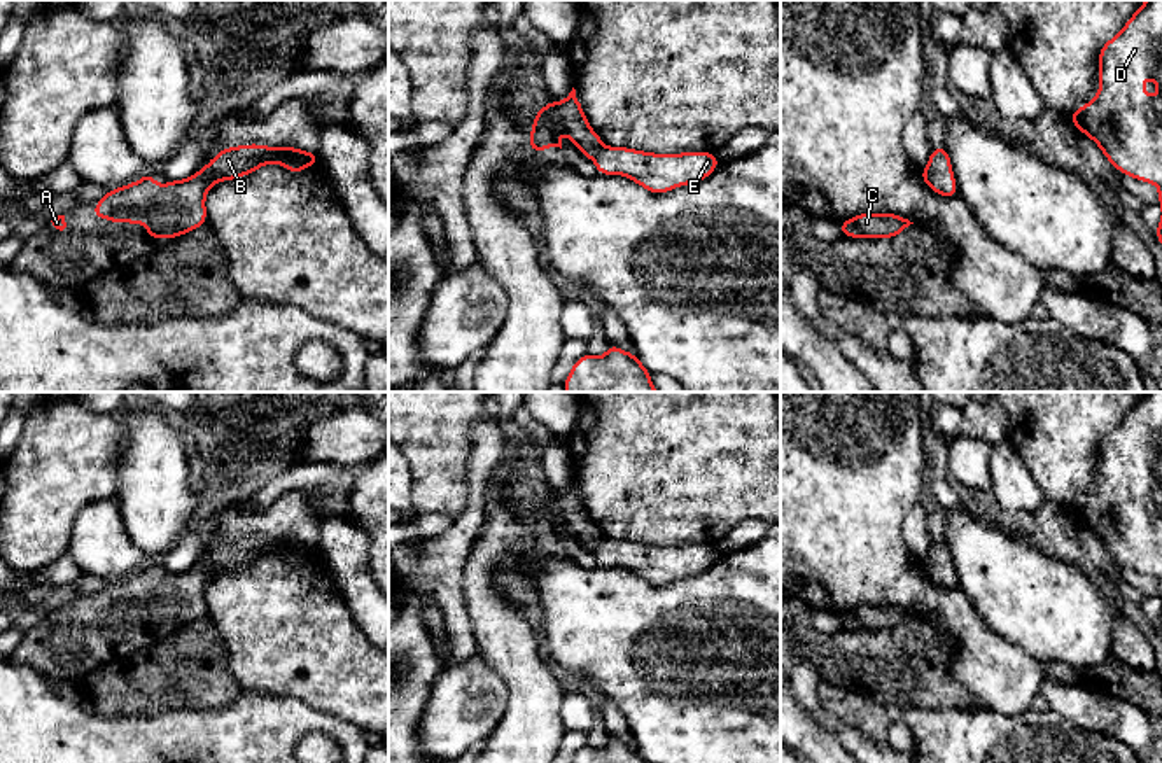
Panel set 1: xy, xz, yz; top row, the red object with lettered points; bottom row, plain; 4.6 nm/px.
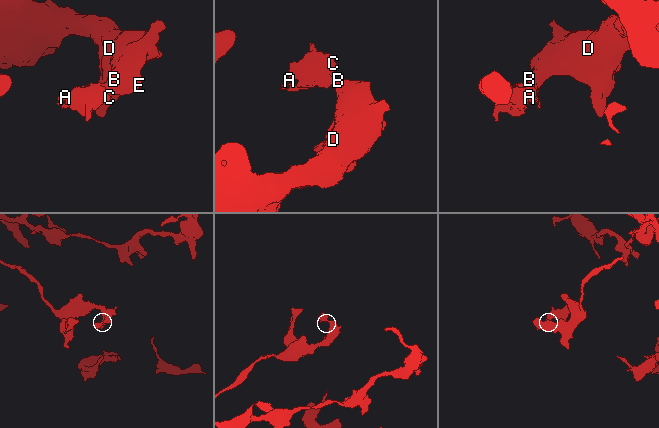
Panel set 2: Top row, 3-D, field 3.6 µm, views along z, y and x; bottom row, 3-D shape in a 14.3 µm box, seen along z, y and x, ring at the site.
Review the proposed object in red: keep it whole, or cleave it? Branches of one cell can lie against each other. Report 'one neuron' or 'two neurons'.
two neurons

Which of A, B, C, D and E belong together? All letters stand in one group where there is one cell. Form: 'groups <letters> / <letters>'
groups A C / B D E

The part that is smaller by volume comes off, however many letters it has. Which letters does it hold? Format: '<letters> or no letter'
A, C

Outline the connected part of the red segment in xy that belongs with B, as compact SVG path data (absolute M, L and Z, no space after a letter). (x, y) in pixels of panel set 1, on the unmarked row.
M259 536L224 539L214 548L206 560L210 576L222 572L236 572L238 569L250 567L257 560L270 555L278 555L285 562L301 565L312 556L318 556L318 546L296 541L296 539L268 539Z

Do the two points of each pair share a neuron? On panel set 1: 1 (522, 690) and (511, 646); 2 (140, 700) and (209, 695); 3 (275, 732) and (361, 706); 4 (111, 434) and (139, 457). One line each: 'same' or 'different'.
1: same
2: same
3: different
4: different

